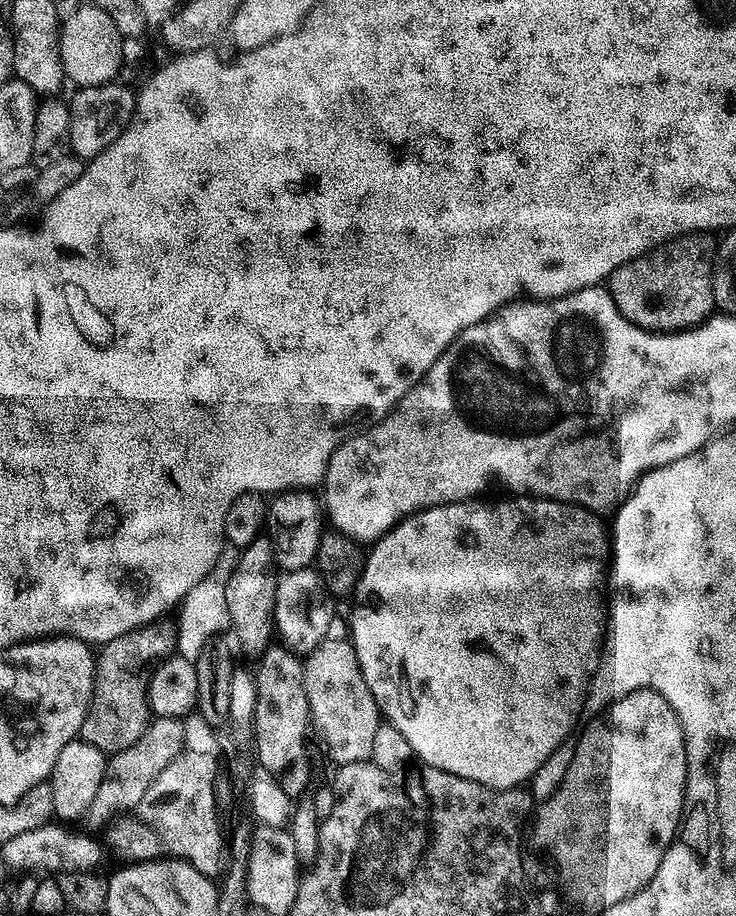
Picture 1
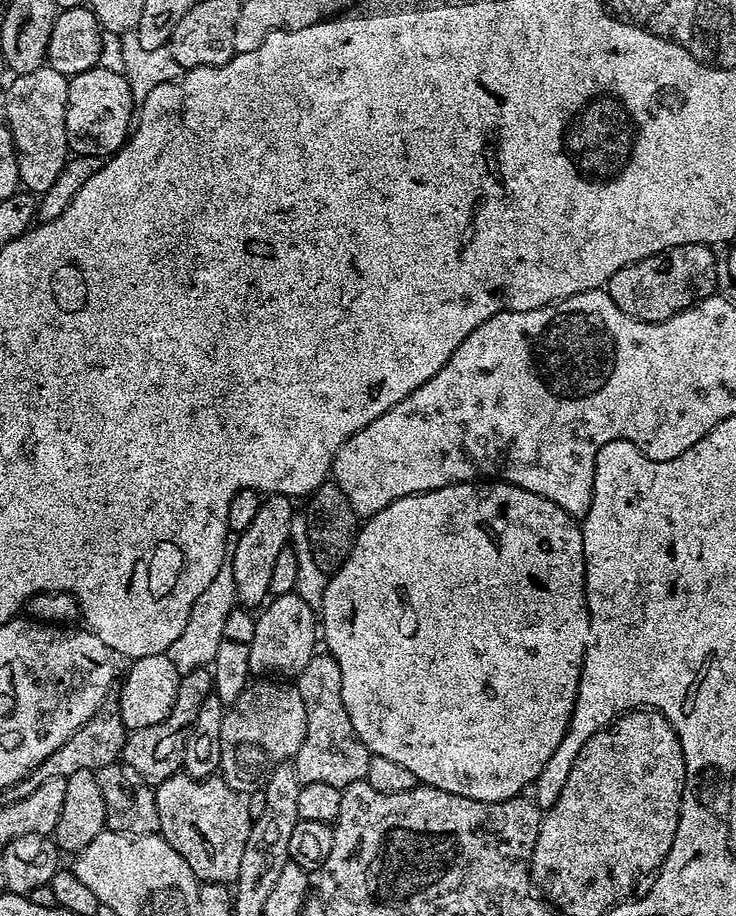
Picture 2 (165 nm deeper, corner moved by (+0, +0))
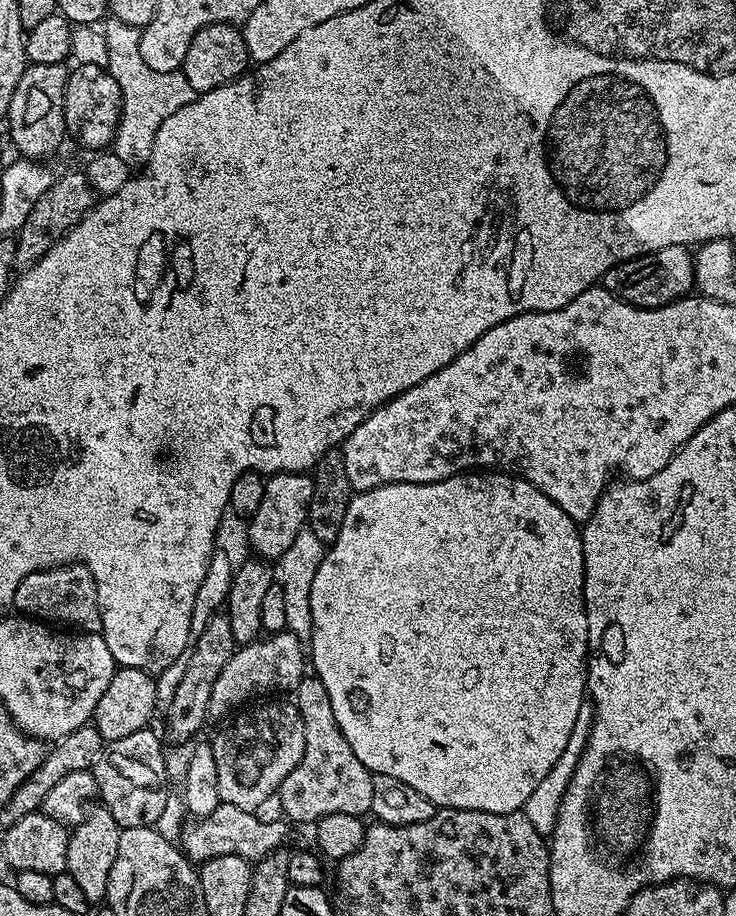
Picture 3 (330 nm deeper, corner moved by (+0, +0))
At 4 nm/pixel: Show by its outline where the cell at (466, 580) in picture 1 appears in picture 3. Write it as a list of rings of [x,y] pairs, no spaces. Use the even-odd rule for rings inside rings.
[[[465,470],[458,476],[451,476],[433,484],[383,484],[365,492],[356,492],[350,506],[346,510],[346,518],[342,518],[342,530],[338,530],[338,538],[327,545],[322,564],[314,577],[310,589],[310,610],[314,618],[312,642],[310,645],[311,671],[326,686],[326,694],[330,694],[330,706],[334,706],[334,718],[338,718],[338,726],[342,734],[346,734],[346,742],[350,742],[350,750],[358,757],[358,762],[366,766],[373,774],[390,774],[390,778],[398,778],[406,782],[406,786],[414,786],[418,794],[426,794],[430,802],[437,808],[457,808],[458,810],[482,810],[490,814],[510,814],[523,809],[526,798],[534,794],[538,782],[550,774],[550,766],[562,758],[562,750],[566,750],[566,742],[570,742],[570,733],[574,730],[574,722],[578,722],[578,710],[586,703],[586,685],[588,683],[588,619],[584,613],[584,551],[582,550],[582,528],[577,521],[562,510],[542,490],[538,490],[530,482],[521,480],[515,474],[505,474],[499,470]]]

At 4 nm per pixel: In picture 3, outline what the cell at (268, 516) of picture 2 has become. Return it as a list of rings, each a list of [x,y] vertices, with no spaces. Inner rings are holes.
[[[278,472],[264,481],[262,503],[247,521],[248,540],[257,557],[265,562],[279,561],[294,543],[298,532],[306,527],[310,502],[314,498],[314,479],[308,472]]]

